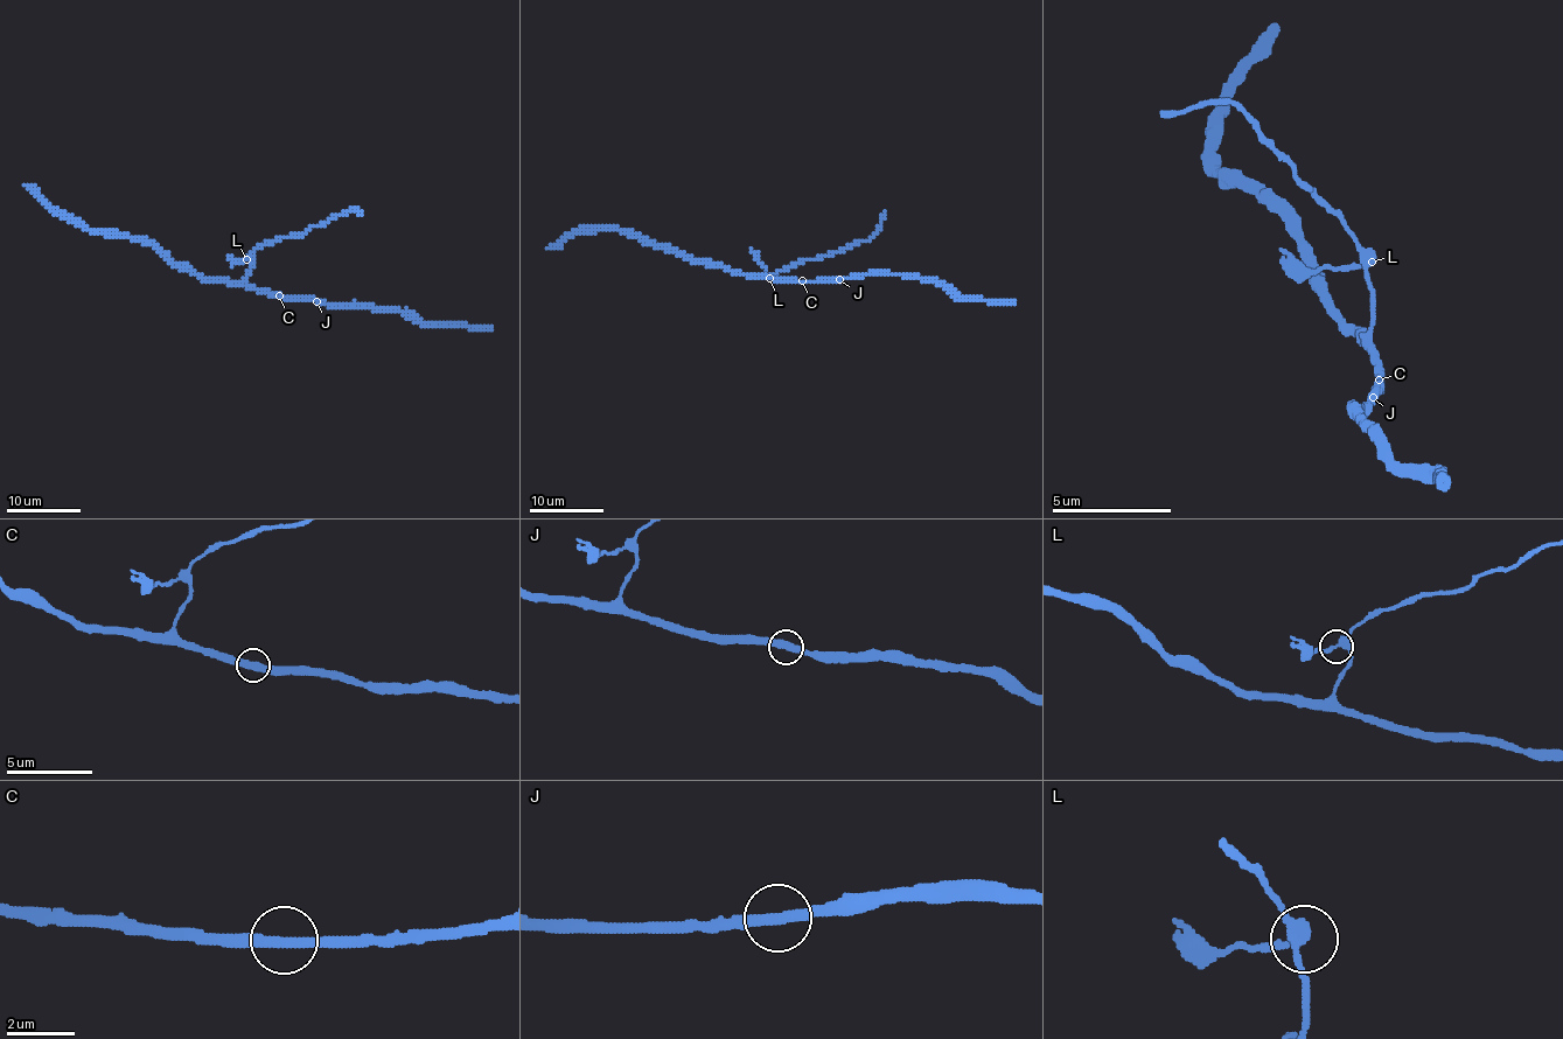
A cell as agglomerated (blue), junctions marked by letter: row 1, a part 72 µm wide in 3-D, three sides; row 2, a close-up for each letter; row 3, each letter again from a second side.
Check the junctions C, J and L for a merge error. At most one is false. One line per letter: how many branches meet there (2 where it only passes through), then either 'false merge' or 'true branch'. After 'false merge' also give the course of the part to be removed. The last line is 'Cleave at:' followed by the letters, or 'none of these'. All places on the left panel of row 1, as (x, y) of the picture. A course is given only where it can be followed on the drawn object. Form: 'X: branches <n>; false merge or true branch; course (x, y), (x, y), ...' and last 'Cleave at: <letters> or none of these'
C: branches 2; true branch
J: branches 2; true branch
L: branches 3; false merge; course (245, 258), (235, 262), (227, 255)
Cleave at: L

